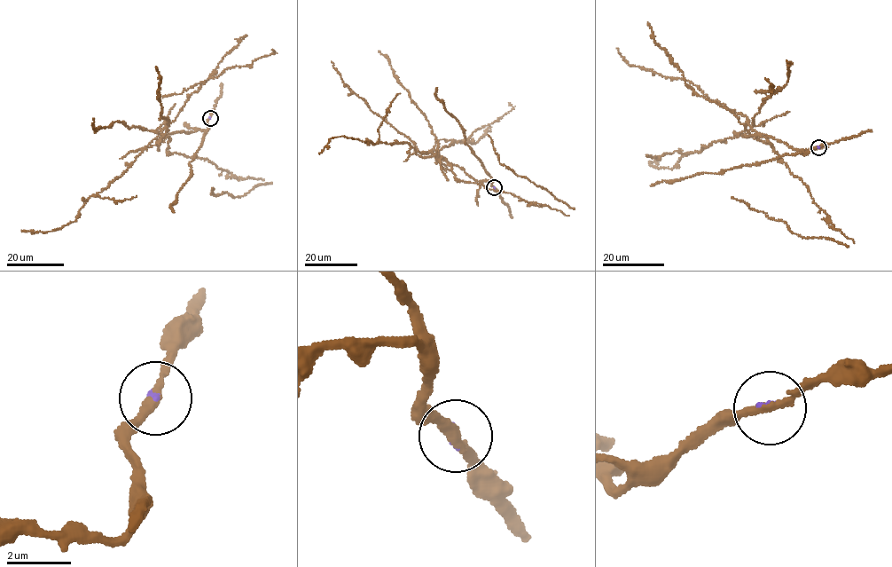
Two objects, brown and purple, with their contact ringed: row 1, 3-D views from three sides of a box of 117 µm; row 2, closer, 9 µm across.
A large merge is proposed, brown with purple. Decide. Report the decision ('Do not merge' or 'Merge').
Do not merge

